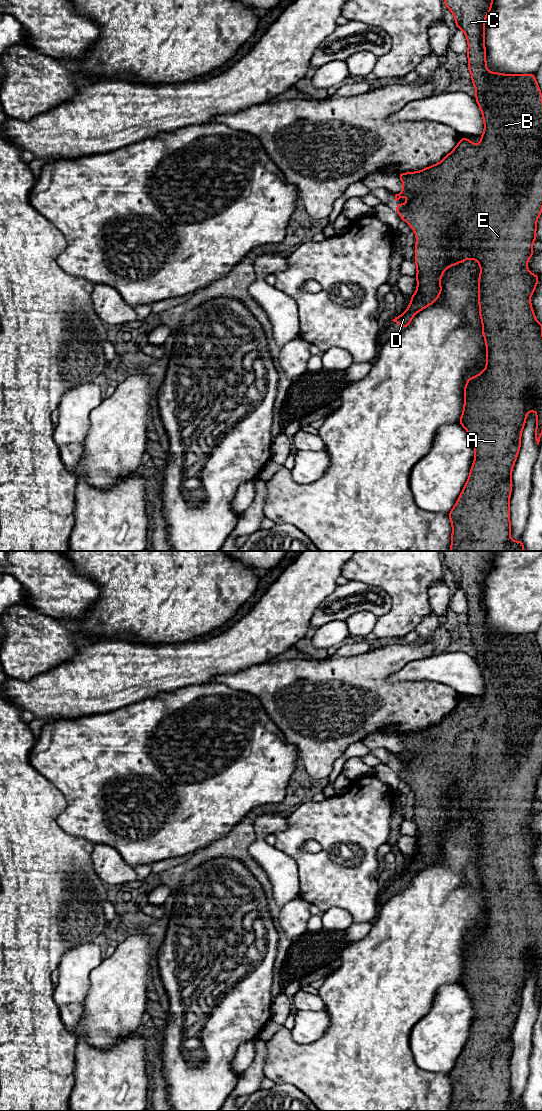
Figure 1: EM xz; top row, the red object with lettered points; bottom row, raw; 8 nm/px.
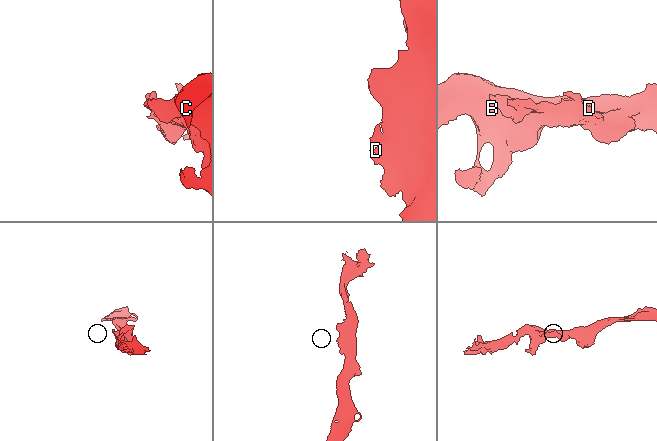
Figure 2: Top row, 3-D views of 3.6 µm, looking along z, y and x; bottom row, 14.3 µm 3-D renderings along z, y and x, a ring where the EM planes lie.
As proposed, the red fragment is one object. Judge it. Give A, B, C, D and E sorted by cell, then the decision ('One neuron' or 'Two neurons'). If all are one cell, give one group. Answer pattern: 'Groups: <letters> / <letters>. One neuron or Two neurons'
Groups: A B C D E. One neuron

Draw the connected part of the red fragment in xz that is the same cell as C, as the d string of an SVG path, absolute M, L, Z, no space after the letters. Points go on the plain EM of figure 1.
M487 551L485 557L443 557L444 565L452 572L457 589L462 590L468 602L468 628L471 633L471 640L476 650L475 660L481 669L484 681L484 693L480 696L481 703L476 705L466 697L462 697L456 707L445 716L440 723L431 725L421 731L399 733L397 736L403 742L403 751L395 755L395 761L405 756L409 761L405 764L394 765L401 779L403 779L414 791L416 795L415 805L415 825L417 827L417 850L413 856L409 867L405 872L395 877L392 881L398 883L402 889L408 887L416 873L433 864L442 852L440 840L443 832L454 825L467 819L474 819L480 824L480 836L478 838L478 864L479 874L482 881L482 894L486 904L486 928L466 941L464 947L465 961L459 984L468 992L475 1011L475 1019L470 1029L470 1034L464 1045L455 1066L448 1073L452 1084L451 1107L450 1111L525 1111L522 1100L513 1101L510 1098L510 1067L509 1060L512 1051L511 1033L515 1025L520 1007L521 994L525 986L528 972L536 971L536 990L535 1000L539 1005L542 997L542 884L535 877L530 857L538 844L539 835L532 834L527 828L528 820L533 816L532 804L537 800L536 788L537 778L542 774L542 653L536 641L535 634L502 634L489 632L486 623L485 609L485 579L492 569L492 561L497 551Z

